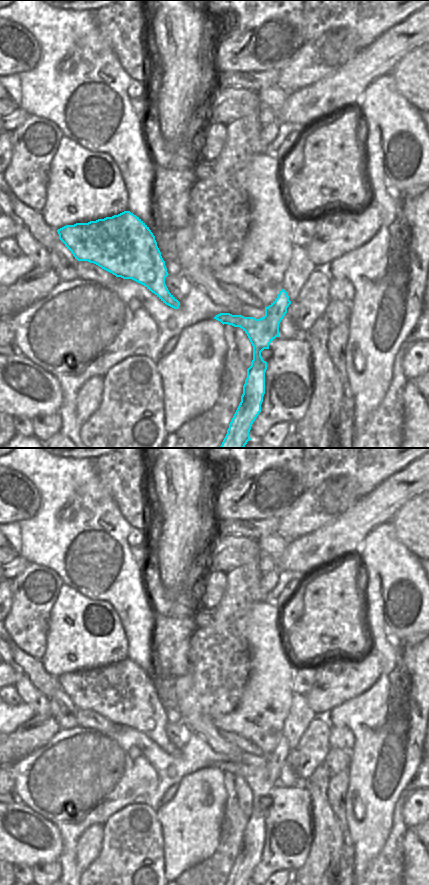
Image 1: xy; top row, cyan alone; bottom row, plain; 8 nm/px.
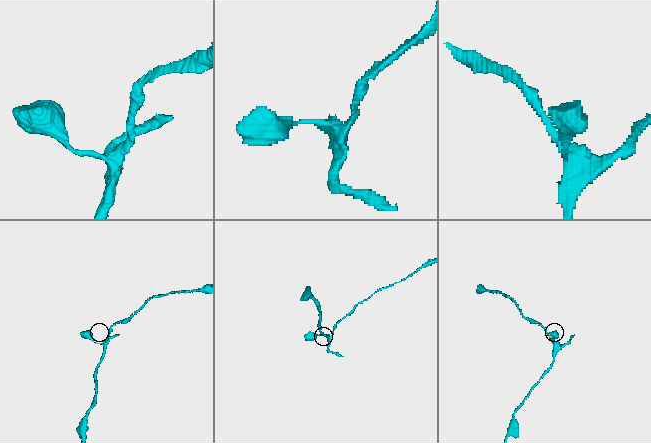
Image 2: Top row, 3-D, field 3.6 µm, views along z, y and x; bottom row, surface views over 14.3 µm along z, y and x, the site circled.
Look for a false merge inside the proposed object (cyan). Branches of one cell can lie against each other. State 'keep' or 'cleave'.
keep

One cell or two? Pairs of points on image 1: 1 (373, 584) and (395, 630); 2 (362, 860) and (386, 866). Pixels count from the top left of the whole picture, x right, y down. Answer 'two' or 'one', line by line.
1: one
2: two

